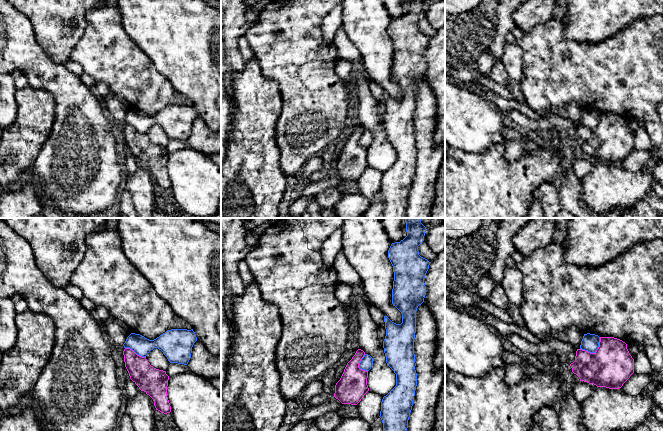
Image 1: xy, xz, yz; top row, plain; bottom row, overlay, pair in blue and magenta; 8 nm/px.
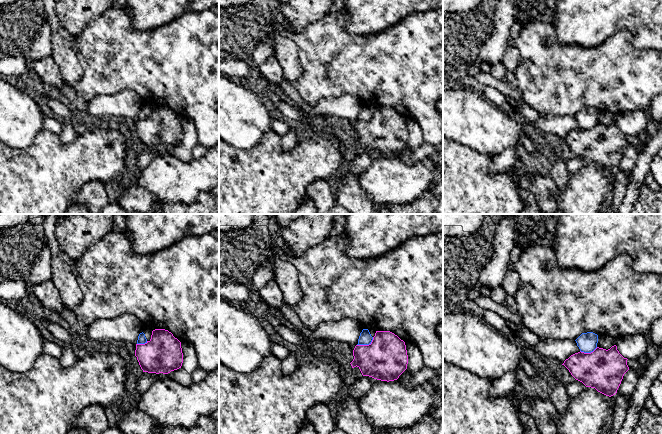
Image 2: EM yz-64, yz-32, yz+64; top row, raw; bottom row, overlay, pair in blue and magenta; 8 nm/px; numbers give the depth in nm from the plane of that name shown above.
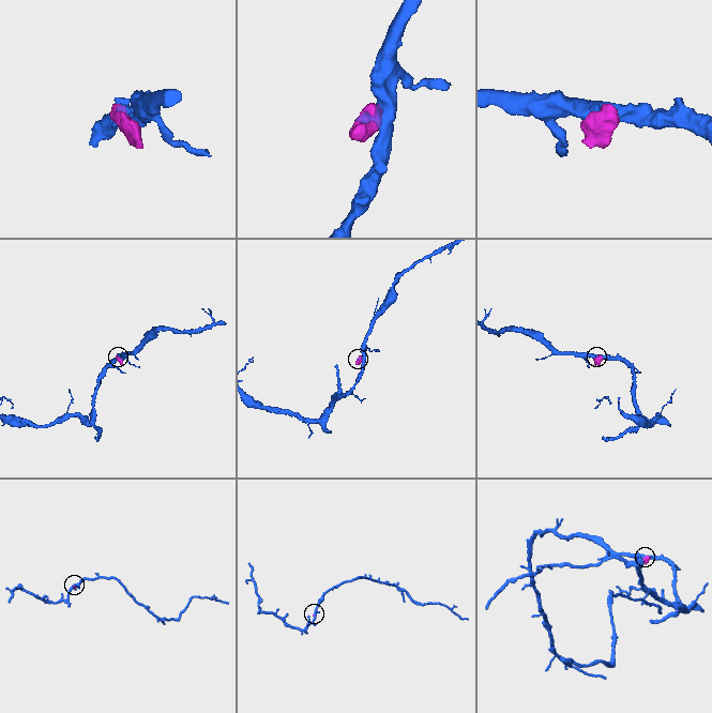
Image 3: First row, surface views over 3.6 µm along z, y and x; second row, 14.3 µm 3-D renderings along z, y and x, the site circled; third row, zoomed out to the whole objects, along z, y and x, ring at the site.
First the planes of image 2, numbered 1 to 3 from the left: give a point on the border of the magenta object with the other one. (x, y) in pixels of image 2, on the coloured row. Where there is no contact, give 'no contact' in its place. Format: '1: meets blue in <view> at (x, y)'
1: meets blue in yz-64 at (142, 343)
2: meets blue in yz-32 at (366, 344)
3: meets blue in yz+64 at (588, 352)

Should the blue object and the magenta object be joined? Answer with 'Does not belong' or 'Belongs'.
Does not belong

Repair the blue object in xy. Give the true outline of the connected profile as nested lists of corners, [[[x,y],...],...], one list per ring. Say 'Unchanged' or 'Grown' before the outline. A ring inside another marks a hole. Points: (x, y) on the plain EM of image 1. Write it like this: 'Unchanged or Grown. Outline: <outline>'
Unchanged. Outline: [[[171,105],[154,116],[149,116],[140,110],[131,109],[123,122],[132,125],[141,133],[146,133],[151,126],[158,124],[170,139],[187,141],[196,117],[197,113],[193,105]]]

